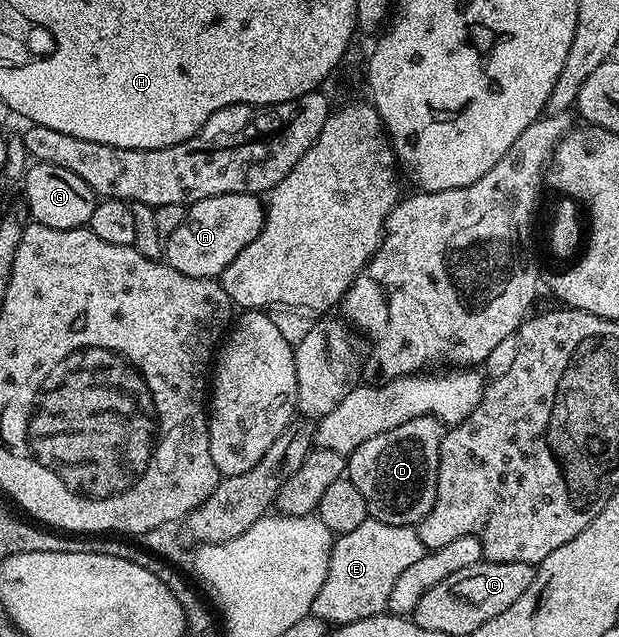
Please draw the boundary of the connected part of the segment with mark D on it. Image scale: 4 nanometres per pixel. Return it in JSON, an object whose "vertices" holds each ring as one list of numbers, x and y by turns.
{"vertices":[[438,417,407,419,407,423,399,423,399,427,391,427,391,431,383,431,375,435,375,439,367,439,367,443,363,443,355,452,348,454,348,479,351,483,355,483,355,487,359,487,363,499,367,499,372,520,415,527,425,518,427,511,431,511,437,491,441,438,446,432,446,426]]}

